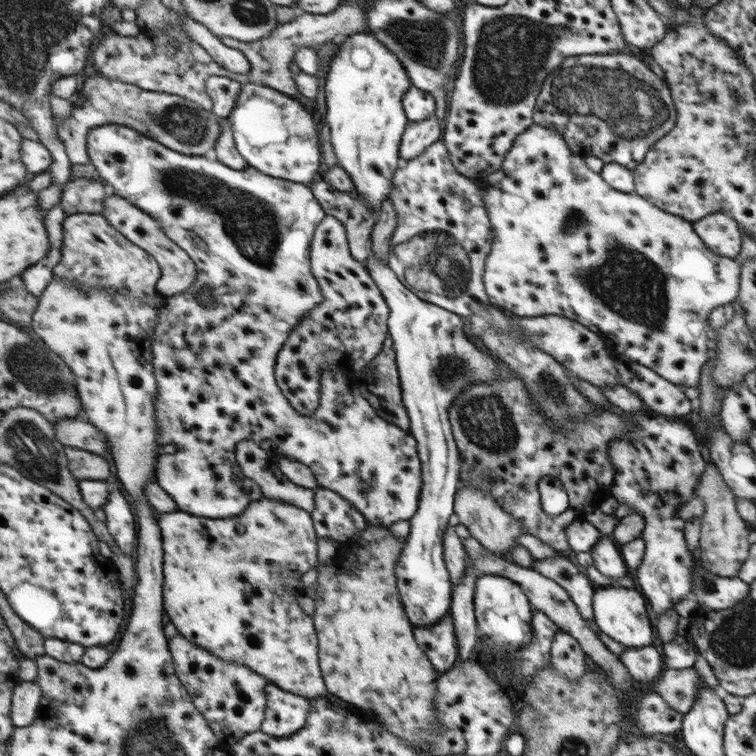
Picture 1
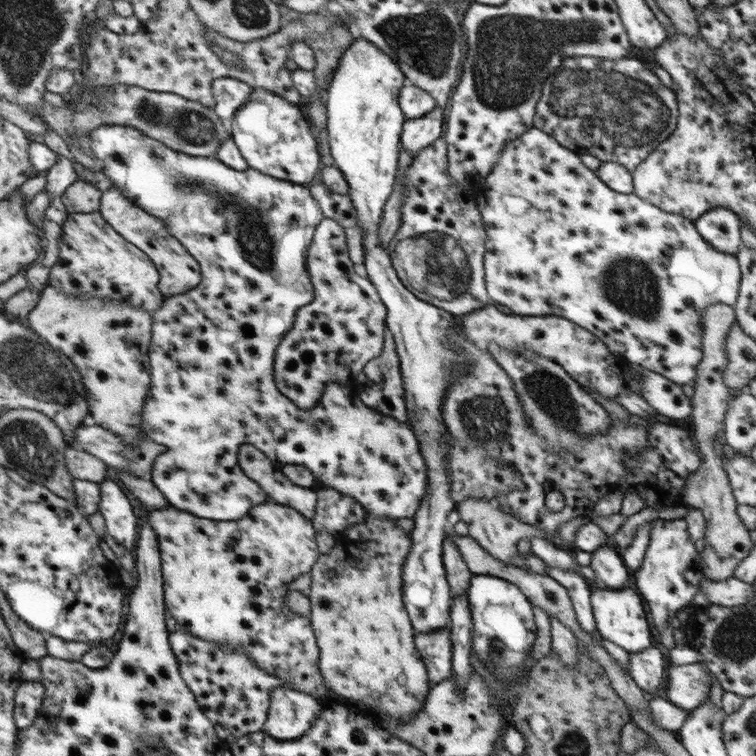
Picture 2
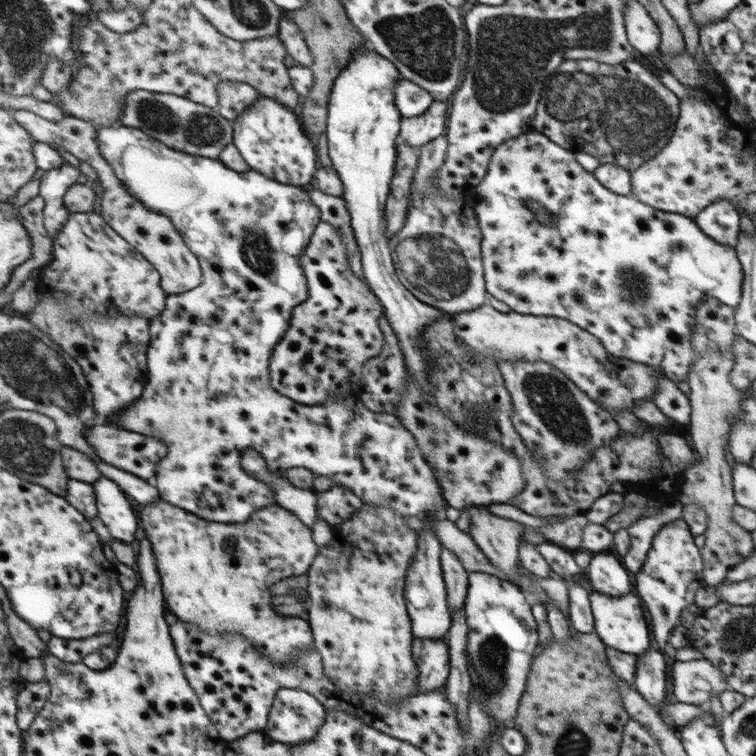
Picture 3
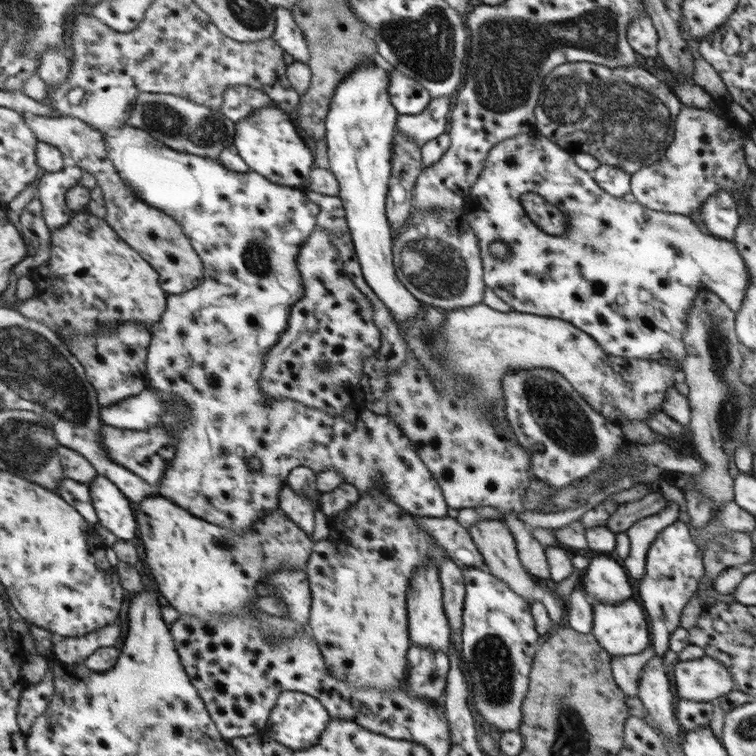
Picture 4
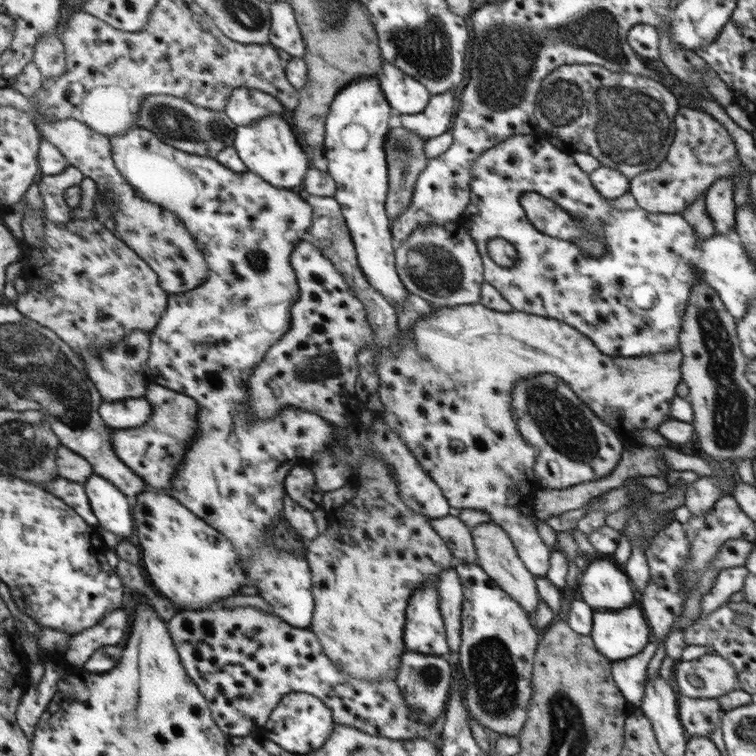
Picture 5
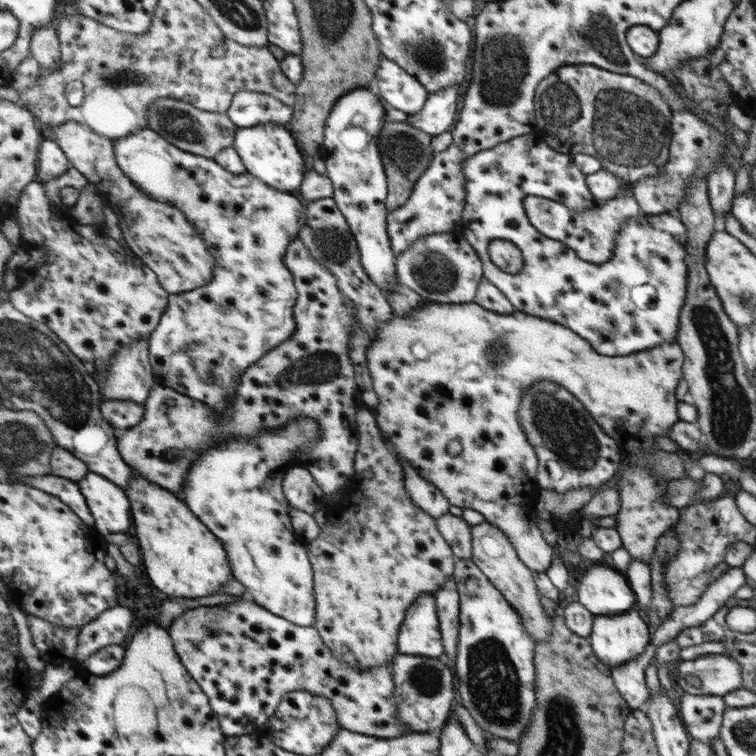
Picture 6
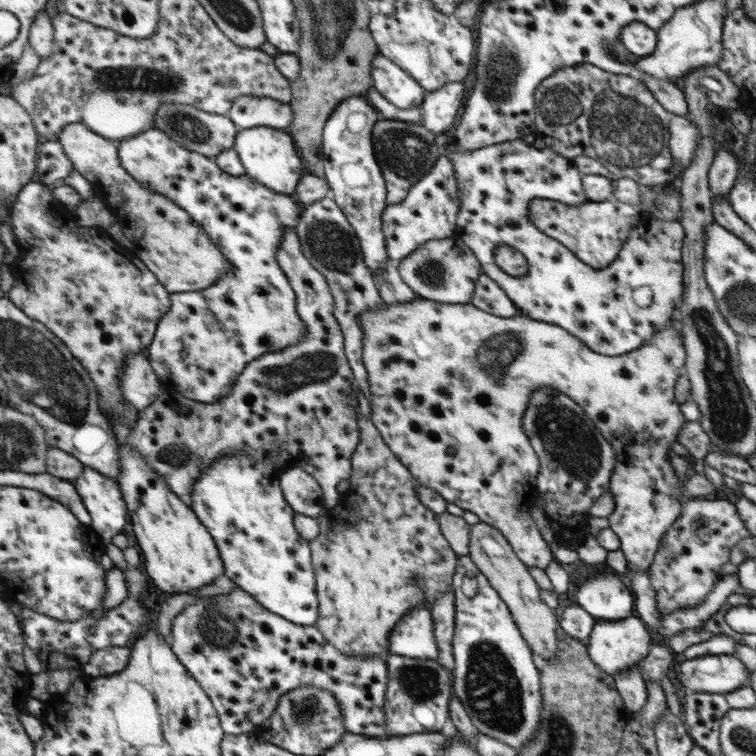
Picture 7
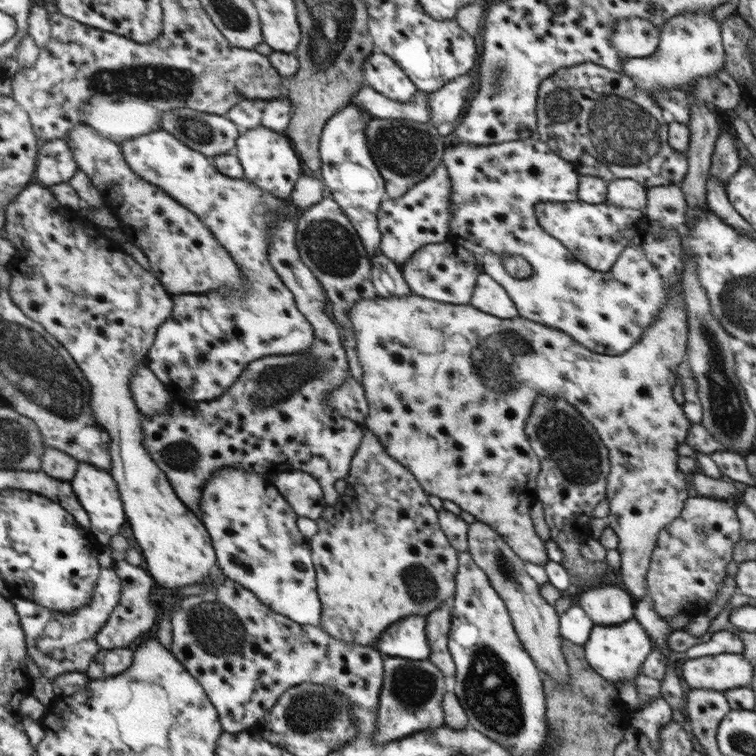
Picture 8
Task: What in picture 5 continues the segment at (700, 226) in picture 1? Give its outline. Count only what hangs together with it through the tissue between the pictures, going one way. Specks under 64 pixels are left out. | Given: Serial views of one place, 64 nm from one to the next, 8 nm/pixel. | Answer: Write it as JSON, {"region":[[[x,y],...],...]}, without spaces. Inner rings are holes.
{"region":[[[722,178],[714,181],[706,192],[706,210],[712,217],[716,233],[733,235],[736,226],[736,204],[734,204],[734,180]]]}

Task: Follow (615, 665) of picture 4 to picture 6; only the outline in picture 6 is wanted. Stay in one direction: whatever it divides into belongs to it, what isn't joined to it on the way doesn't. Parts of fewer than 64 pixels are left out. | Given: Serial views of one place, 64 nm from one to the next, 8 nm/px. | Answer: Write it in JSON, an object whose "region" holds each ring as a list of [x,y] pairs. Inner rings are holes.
{"region":[[[731,567],[719,578],[711,581],[708,588],[704,591],[704,594],[698,599],[698,602],[695,602],[690,606],[674,608],[674,611],[671,612],[669,618],[666,618],[666,621],[663,622],[663,624],[656,627],[654,631],[654,644],[646,646],[646,650],[644,650],[640,656],[636,656],[636,658],[628,660],[626,664],[622,664],[622,666],[612,669],[613,680],[616,682],[618,692],[622,693],[622,696],[625,698],[625,701],[630,708],[633,710],[645,709],[645,705],[650,699],[648,686],[645,680],[645,671],[656,654],[656,647],[672,640],[672,638],[676,638],[685,628],[700,626],[706,622],[706,620],[712,618],[715,612],[718,612],[718,610],[728,602],[728,599],[734,597],[736,590],[742,588],[742,585],[744,585],[745,582],[746,574],[744,574],[744,570],[742,570],[741,567]]]}

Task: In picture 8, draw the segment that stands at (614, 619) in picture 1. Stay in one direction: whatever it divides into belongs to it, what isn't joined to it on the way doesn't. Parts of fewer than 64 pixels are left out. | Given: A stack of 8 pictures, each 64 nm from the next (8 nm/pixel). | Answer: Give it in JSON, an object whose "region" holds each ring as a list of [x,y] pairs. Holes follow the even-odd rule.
{"region":[[[630,620],[625,624],[616,626],[598,626],[592,627],[590,636],[585,642],[585,656],[590,666],[610,680],[617,689],[620,684],[635,680],[638,676],[642,662],[652,652],[652,640],[648,638],[648,633],[642,624],[636,620]]]}

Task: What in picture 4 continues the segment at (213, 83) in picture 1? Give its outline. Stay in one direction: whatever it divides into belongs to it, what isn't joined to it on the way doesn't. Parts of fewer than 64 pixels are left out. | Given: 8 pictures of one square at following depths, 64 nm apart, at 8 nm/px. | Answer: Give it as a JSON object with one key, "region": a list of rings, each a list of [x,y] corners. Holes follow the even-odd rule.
{"region":[[[232,86],[226,88],[225,100],[220,111],[230,117],[235,123],[253,116],[260,108],[276,105],[268,93],[250,86]]]}

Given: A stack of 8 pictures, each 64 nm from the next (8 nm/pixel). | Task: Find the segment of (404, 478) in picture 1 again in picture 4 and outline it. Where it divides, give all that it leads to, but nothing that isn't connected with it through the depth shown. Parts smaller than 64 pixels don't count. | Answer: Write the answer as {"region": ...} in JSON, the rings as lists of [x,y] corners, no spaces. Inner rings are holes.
{"region":[[[127,125],[118,128],[114,132],[108,132],[106,134],[106,141],[110,159],[114,161],[120,178],[143,201],[173,216],[174,220],[178,220],[178,223],[181,224],[181,227],[186,232],[186,236],[189,237],[190,243],[193,244],[194,251],[198,252],[198,256],[201,257],[205,265],[205,278],[201,280],[198,288],[183,292],[179,295],[168,295],[168,307],[165,309],[162,319],[149,327],[152,341],[150,342],[147,353],[146,367],[150,382],[148,383],[146,392],[131,399],[122,400],[113,406],[103,408],[101,411],[105,425],[114,426],[119,429],[140,431],[160,425],[161,415],[165,414],[165,410],[167,410],[167,405],[162,403],[157,396],[148,394],[152,390],[152,387],[158,389],[158,391],[168,393],[175,400],[185,402],[187,408],[189,408],[189,414],[187,415],[186,422],[184,422],[184,426],[180,428],[180,432],[176,432],[176,437],[178,437],[176,456],[170,462],[170,467],[167,467],[163,482],[157,486],[158,494],[168,497],[174,503],[181,505],[183,509],[193,513],[194,516],[202,520],[210,521],[210,524],[216,524],[220,528],[226,528],[226,530],[232,530],[236,534],[244,534],[248,528],[253,528],[254,524],[260,518],[268,516],[268,511],[278,510],[280,507],[280,492],[282,486],[285,484],[285,480],[289,477],[289,473],[293,471],[292,468],[296,468],[296,466],[308,466],[308,468],[311,468],[316,473],[323,472],[324,470],[334,470],[336,468],[336,471],[344,476],[346,484],[352,484],[358,489],[360,496],[368,493],[370,489],[380,489],[380,493],[389,496],[390,500],[398,503],[400,507],[414,515],[438,518],[446,517],[449,503],[445,500],[444,490],[437,484],[436,478],[426,468],[425,462],[416,454],[412,442],[408,440],[408,436],[402,430],[396,430],[396,432],[334,432],[334,444],[332,444],[332,428],[330,428],[328,416],[320,416],[318,410],[307,408],[292,400],[285,399],[270,402],[270,400],[266,400],[264,394],[262,394],[260,384],[257,383],[261,379],[260,372],[263,370],[262,366],[264,366],[264,358],[266,358],[267,352],[279,342],[280,336],[288,328],[290,311],[292,310],[290,306],[294,306],[295,302],[298,302],[304,297],[303,278],[300,270],[298,270],[298,266],[295,266],[295,257],[298,257],[300,247],[308,240],[313,230],[317,228],[317,216],[320,214],[320,206],[314,204],[314,201],[311,201],[306,196],[304,190],[298,192],[294,188],[276,186],[276,184],[268,182],[264,176],[260,176],[256,172],[234,172],[233,169],[227,169],[225,165],[218,164],[218,162],[214,162],[210,158],[202,158],[202,156],[194,156],[194,154],[180,154],[180,152],[164,146],[160,140],[152,138],[148,132],[142,132],[142,130],[138,130],[138,128],[133,126]],[[250,458],[258,458],[260,460],[260,464],[262,464],[260,470],[250,468]]]}

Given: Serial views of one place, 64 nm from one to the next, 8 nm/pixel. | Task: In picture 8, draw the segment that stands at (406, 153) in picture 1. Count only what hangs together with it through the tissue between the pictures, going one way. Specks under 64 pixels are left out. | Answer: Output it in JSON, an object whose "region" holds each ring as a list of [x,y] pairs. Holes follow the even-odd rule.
{"region":[[[466,73],[466,76],[446,83],[440,91],[427,93],[428,105],[430,105],[428,123],[438,128],[440,123],[456,122],[456,118],[460,116],[460,112],[464,110],[470,98],[470,82],[472,82],[472,76]]]}

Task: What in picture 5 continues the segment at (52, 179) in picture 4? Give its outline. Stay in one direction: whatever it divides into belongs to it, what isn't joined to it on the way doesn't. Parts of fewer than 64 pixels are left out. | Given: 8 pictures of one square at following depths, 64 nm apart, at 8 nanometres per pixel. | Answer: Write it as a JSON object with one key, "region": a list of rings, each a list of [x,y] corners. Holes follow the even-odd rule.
{"region":[[[70,166],[62,174],[43,177],[40,185],[48,219],[58,223],[68,223],[76,219],[74,209],[66,200],[66,191],[70,187],[81,186],[87,178],[83,170],[74,166]]]}

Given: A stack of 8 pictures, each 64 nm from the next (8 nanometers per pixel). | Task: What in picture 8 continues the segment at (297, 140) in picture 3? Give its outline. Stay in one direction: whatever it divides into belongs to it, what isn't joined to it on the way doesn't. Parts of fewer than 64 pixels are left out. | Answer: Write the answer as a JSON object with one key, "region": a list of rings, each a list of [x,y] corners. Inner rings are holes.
{"region":[[[264,127],[246,131],[246,134],[240,134],[234,153],[241,161],[246,180],[262,188],[264,192],[270,192],[272,196],[278,196],[282,200],[290,198],[300,176],[300,160],[284,134],[276,134]]]}

